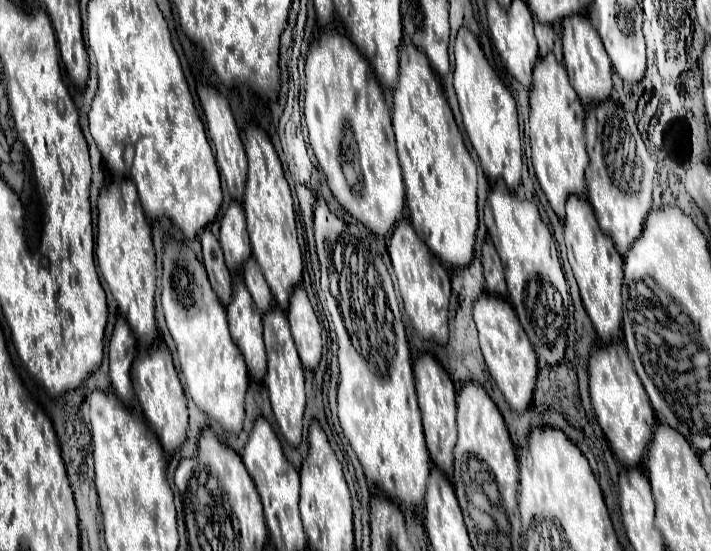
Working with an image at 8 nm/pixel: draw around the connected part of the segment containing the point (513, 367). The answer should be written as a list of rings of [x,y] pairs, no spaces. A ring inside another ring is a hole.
[[[482,293],[474,303],[474,321],[478,329],[478,339],[482,347],[482,355],[486,361],[486,367],[496,381],[498,389],[502,391],[506,403],[518,411],[524,413],[532,403],[534,383],[538,375],[538,357],[512,309],[512,305],[500,297]]]

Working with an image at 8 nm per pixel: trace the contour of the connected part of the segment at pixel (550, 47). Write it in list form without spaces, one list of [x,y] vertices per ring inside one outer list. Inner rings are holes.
[[[534,23],[534,33],[538,39],[538,49],[540,49],[540,57],[546,57],[550,51],[554,51],[554,39],[556,39],[556,31],[550,25],[542,25],[542,23]]]

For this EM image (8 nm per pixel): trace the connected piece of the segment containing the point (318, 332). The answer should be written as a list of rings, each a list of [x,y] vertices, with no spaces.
[[[302,287],[294,289],[292,293],[288,321],[304,369],[316,369],[322,353],[322,329],[310,305],[310,299]]]

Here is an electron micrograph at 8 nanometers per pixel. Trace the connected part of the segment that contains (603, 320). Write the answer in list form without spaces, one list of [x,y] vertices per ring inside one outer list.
[[[568,197],[566,201],[566,219],[564,219],[564,239],[566,239],[566,253],[568,263],[574,271],[574,277],[580,287],[580,297],[584,309],[598,333],[602,343],[610,343],[614,337],[620,335],[622,325],[622,257],[614,249],[610,237],[606,237],[598,229],[598,221],[594,221],[594,211],[584,197]]]

